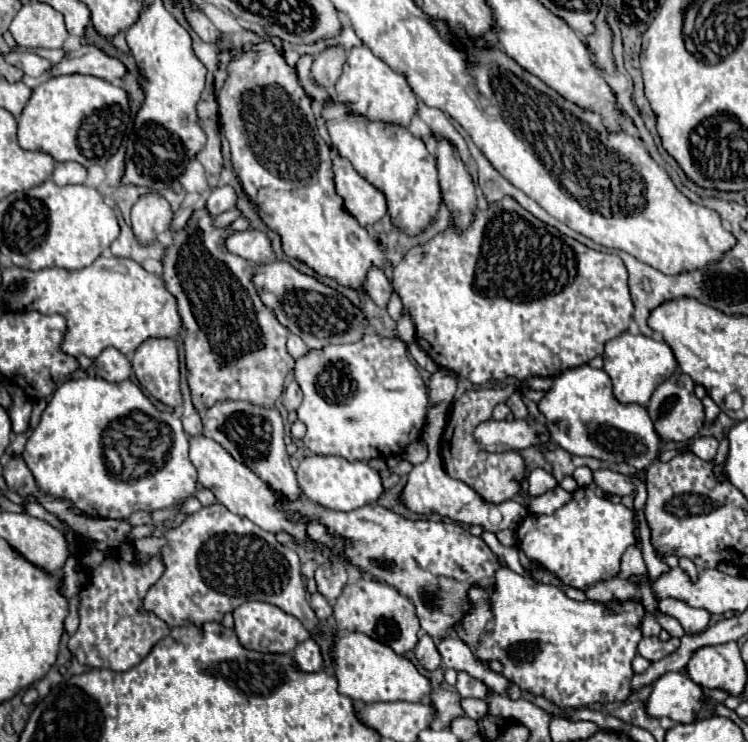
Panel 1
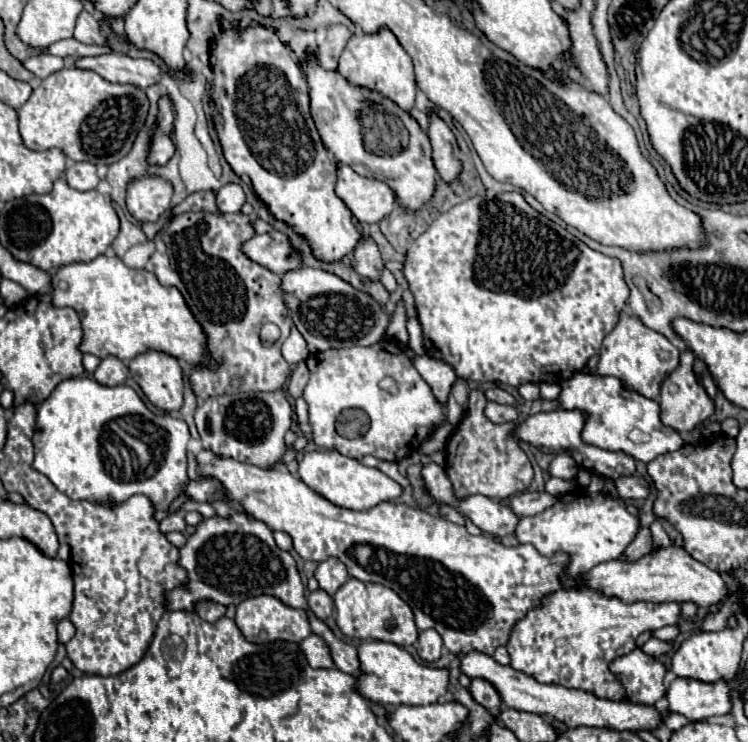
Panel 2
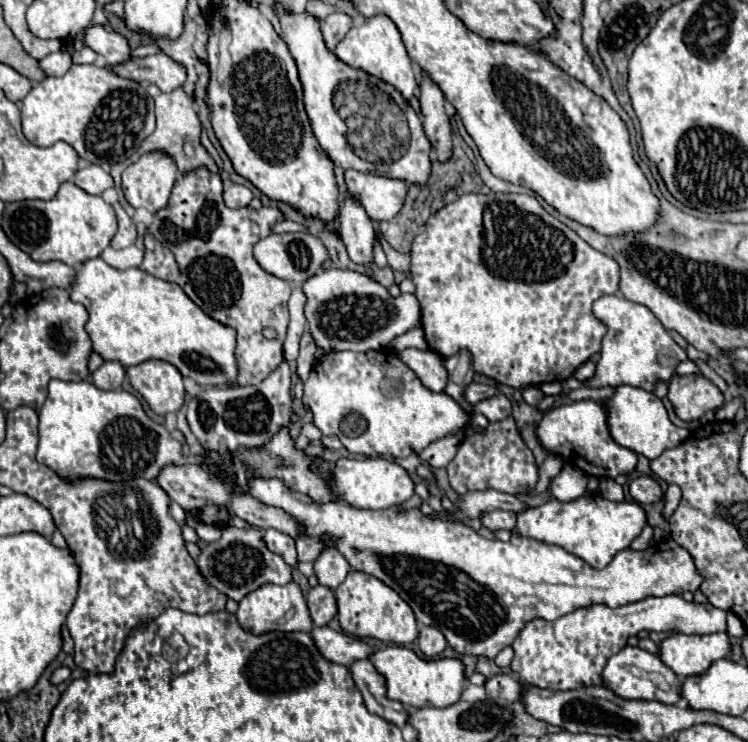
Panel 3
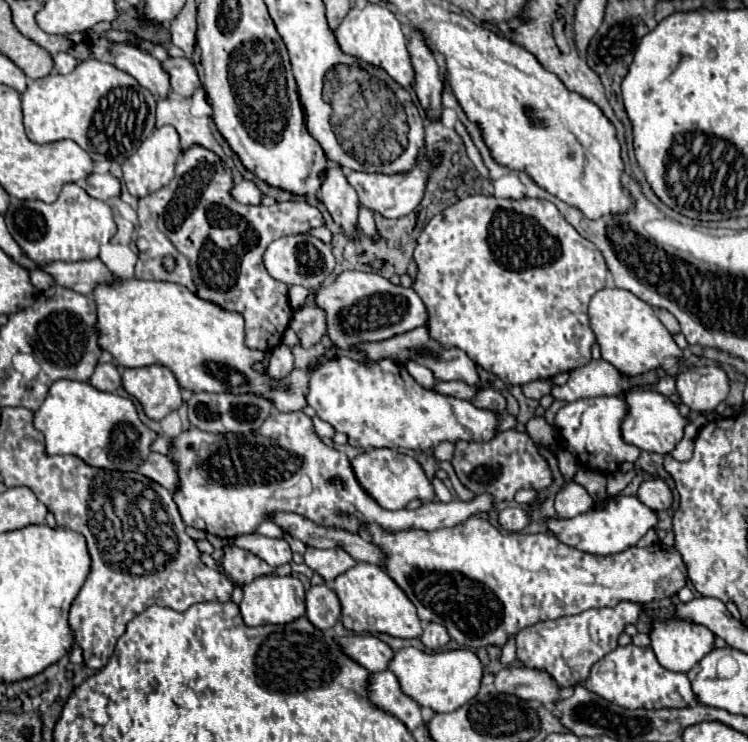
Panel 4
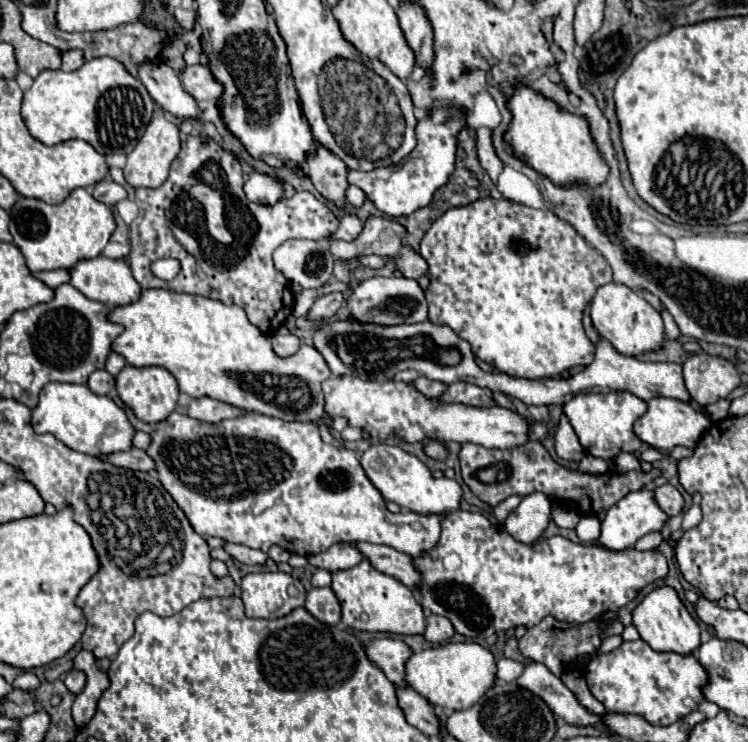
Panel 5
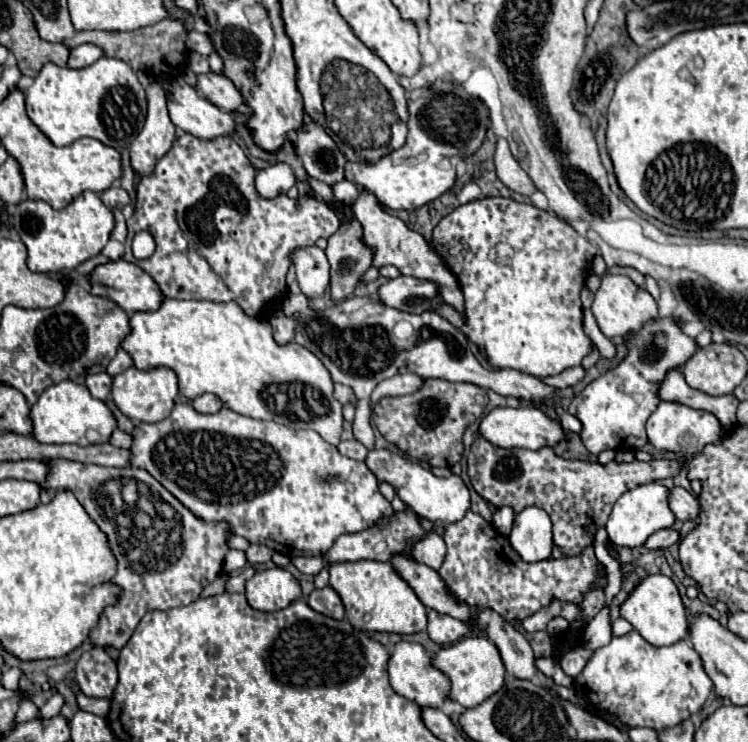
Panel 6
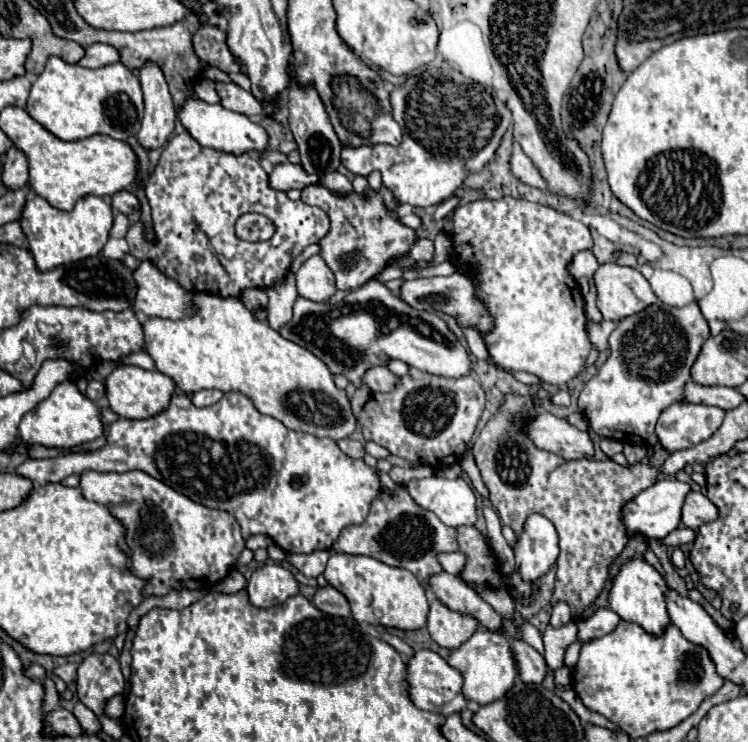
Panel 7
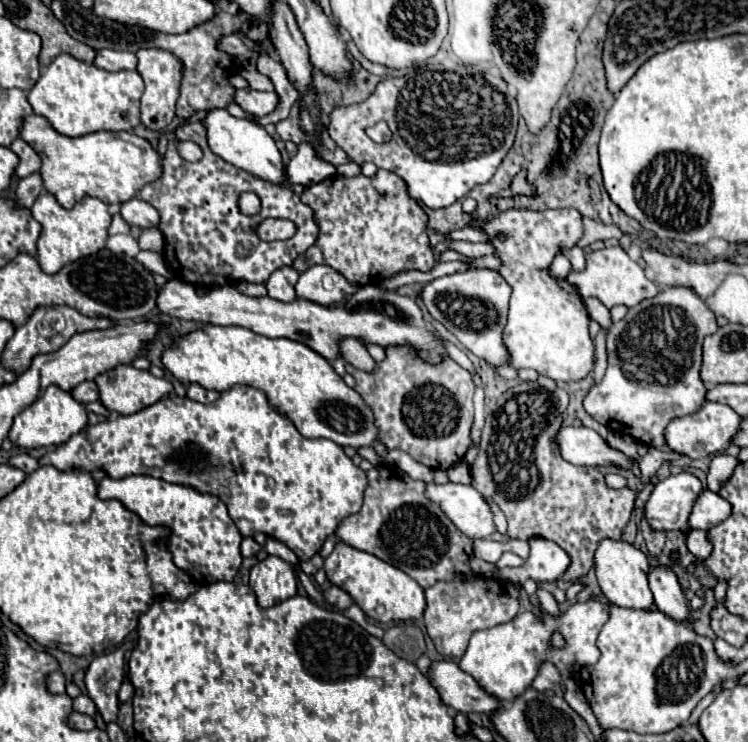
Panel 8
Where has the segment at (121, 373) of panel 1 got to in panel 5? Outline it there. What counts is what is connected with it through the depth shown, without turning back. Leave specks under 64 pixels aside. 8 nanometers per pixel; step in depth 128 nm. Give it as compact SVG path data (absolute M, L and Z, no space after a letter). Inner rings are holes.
M96 370L88 378L88 386L94 394L110 394L116 388L116 380L110 372L106 370Z

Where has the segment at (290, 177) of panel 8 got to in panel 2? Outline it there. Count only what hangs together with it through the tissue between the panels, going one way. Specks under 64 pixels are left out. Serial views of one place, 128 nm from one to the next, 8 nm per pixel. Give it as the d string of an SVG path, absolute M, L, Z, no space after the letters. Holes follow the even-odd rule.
M226 184L216 192L216 206L224 214L240 212L244 202L246 202L246 196L238 184Z

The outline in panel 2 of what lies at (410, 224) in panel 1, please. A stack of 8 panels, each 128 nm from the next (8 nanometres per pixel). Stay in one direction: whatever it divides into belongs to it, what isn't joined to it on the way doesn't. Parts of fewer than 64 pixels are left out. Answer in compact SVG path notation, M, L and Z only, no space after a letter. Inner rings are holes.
M314 56L308 58L306 80L308 80L308 86L310 86L312 118L316 122L316 128L320 132L322 142L326 144L328 150L332 150L336 160L342 162L342 164L348 164L360 176L386 182L394 190L396 202L404 210L408 210L408 212L422 210L422 206L426 206L436 192L436 168L432 164L430 140L420 130L418 122L410 114L402 112L394 102L380 98L376 92L366 92L364 88L354 88L352 84L346 84L346 80L342 80L342 76L338 76L338 72L328 72L322 66L318 66ZM364 102L380 104L380 106L384 106L384 110L388 114L398 116L404 122L404 126L410 134L410 142L400 154L396 154L396 156L376 156L376 154L372 154L364 148L364 126L362 126Z

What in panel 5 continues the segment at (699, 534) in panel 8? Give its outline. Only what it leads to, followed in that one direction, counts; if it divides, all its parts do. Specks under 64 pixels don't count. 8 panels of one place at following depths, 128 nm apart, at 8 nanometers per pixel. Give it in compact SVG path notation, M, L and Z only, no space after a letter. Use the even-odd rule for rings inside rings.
M650 532L650 534L646 534L646 536L642 536L638 542L636 542L636 548L638 550L654 550L654 548L658 548L660 544L662 544L662 534L660 532Z

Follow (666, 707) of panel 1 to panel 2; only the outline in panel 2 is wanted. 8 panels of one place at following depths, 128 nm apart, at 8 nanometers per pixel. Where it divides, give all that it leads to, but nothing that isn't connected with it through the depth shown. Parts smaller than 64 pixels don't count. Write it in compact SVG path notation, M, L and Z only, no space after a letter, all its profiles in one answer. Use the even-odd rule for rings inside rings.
M674 678L666 688L668 710L686 716L690 722L702 722L730 712L730 684L724 680L706 684L692 678Z

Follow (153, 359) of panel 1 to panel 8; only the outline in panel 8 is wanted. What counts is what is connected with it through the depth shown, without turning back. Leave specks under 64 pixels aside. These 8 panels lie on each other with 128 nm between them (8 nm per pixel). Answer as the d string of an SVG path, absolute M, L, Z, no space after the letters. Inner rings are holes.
M116 366L96 378L100 402L118 414L136 414L172 392L166 378L156 378L148 370L134 366Z

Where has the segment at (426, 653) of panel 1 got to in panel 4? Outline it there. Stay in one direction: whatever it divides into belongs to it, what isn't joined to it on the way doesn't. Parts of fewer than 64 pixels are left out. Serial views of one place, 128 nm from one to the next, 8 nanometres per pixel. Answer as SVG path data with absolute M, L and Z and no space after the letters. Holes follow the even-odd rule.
M430 622L430 624L424 624L424 632L422 632L422 644L426 646L426 648L430 648L430 650L440 650L440 648L444 648L446 644L448 644L448 640L450 640L450 636L448 636L448 632L446 632L446 628L442 628L440 624L434 624L434 622Z

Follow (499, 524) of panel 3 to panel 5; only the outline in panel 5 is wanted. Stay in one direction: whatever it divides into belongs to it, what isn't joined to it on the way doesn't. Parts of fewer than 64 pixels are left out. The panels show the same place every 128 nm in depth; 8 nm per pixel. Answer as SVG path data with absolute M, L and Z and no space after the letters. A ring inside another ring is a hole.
M587 453L579 462L578 470L583 473L604 474L609 471L609 462ZM534 492L526 496L516 510L508 514L504 520L504 530L514 536L518 542L534 544L546 530L550 522L550 508L552 500L550 496L542 492Z

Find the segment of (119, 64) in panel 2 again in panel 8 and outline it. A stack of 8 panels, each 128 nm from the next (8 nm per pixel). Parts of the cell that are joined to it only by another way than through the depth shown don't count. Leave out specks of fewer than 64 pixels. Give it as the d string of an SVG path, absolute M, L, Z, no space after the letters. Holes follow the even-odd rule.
M250 88L236 90L234 100L240 104L240 108L244 112L248 112L252 116L266 116L278 104L276 92L256 92L256 90L250 90Z

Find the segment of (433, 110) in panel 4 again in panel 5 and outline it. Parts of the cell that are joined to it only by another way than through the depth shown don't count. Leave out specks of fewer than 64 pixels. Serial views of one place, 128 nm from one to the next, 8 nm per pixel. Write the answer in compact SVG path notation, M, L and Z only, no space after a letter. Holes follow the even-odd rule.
M414 2L400 4L398 20L400 20L400 28L406 36L408 46L414 50L416 64L420 68L424 68L426 72L430 72L432 62L434 62L432 28L430 28L430 22L426 20L426 16L422 16L422 8L418 8L418 4L414 4Z

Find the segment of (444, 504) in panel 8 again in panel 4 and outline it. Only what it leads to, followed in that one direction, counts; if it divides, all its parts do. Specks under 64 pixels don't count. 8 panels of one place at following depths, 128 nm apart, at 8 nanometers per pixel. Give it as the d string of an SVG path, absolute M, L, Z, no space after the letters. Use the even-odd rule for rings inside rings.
M378 448L378 450L366 450L362 454L358 454L352 462L350 462L354 474L356 474L356 480L360 482L360 486L386 510L398 510L398 508L404 508L410 500L414 498L420 498L424 502L430 502L434 500L434 488L430 484L430 480L426 478L424 470L420 468L420 464L406 456L406 454L400 454L394 450L388 450L388 448Z

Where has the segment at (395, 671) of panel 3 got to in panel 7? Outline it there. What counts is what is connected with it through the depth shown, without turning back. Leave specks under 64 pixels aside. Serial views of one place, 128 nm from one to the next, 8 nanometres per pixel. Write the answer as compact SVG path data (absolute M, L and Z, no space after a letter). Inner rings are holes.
M476 630L470 640L466 640L458 650L450 652L446 662L462 674L462 678L464 678L464 686L462 686L464 698L474 700L482 706L502 698L512 688L512 682L518 676L508 638L504 634L490 632L490 630Z

